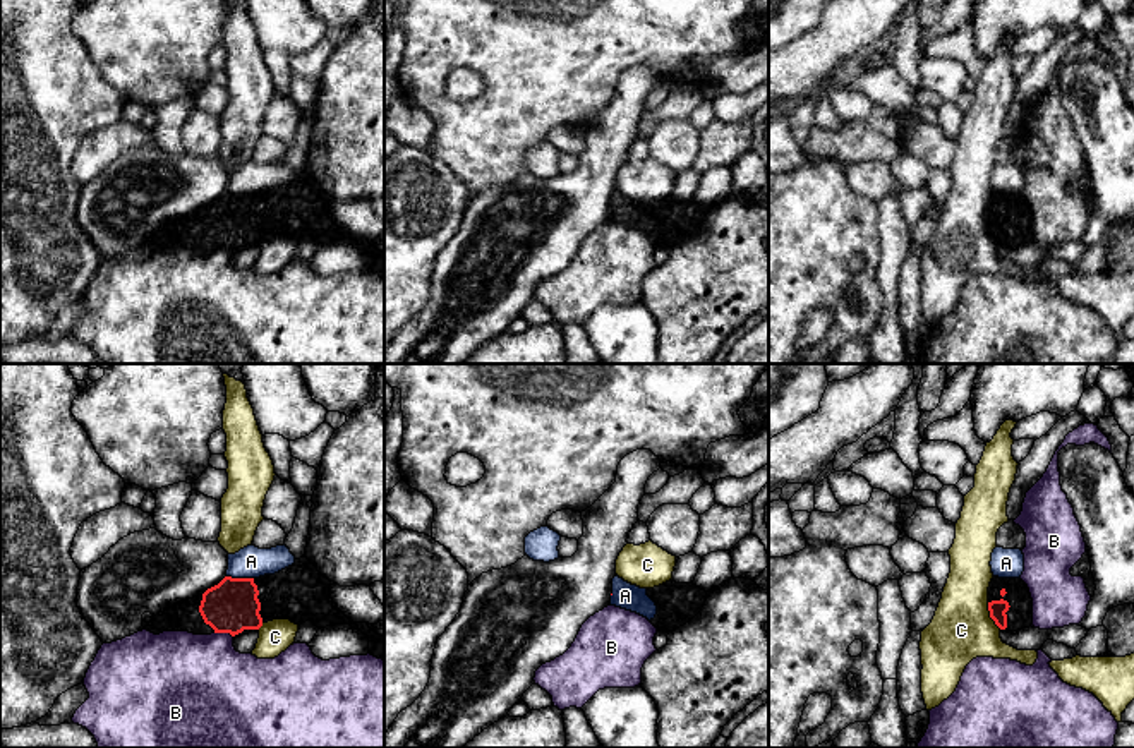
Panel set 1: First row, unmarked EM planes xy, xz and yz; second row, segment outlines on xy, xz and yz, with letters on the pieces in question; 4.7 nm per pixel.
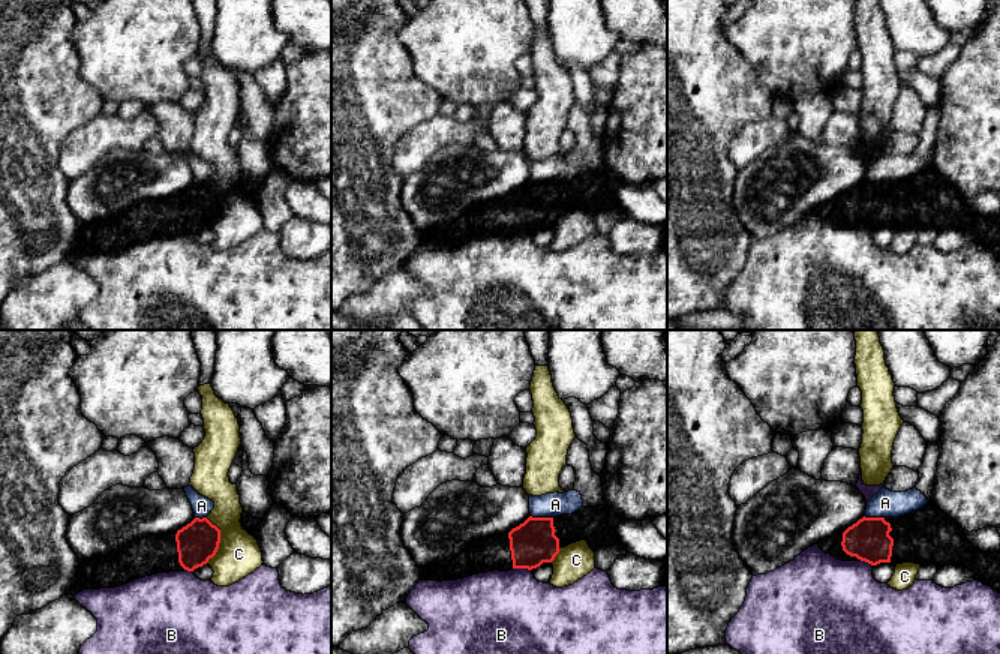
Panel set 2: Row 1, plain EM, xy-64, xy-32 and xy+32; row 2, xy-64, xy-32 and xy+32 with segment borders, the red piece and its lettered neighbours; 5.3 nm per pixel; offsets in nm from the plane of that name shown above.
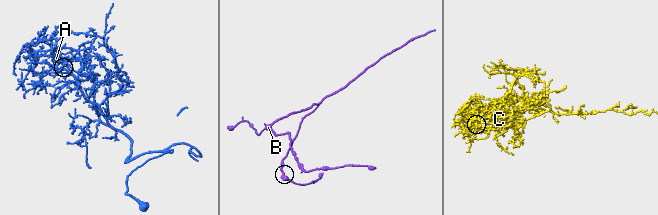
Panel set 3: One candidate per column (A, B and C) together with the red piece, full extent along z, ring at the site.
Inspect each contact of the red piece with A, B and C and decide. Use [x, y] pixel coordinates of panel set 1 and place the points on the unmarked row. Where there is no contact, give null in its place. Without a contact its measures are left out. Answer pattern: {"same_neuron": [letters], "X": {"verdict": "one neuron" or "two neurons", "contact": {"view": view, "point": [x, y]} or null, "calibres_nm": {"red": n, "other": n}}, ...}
{"same_neuron": [], "A": {"verdict": "two neurons", "contact": {"view": "xy", "point": [241, 194]}, "calibres_nm": {"red": 260, "other": 150}}, "B": {"verdict": "two neurons", "contact": {"view": "xy", "point": [223, 247]}, "calibres_nm": {"red": 260, "other": 440}}, "C": {"verdict": "two neurons", "contact": {"view": "yz", "point": [990, 232]}, "calibres_nm": {"red": 80, "other": 300}}}

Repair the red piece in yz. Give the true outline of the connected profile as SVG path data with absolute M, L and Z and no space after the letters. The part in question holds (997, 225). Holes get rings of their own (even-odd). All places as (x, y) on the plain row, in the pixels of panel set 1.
M993 192L988 202L990 233L1000 245L1017 247L1033 240L1033 214L1021 194Z

